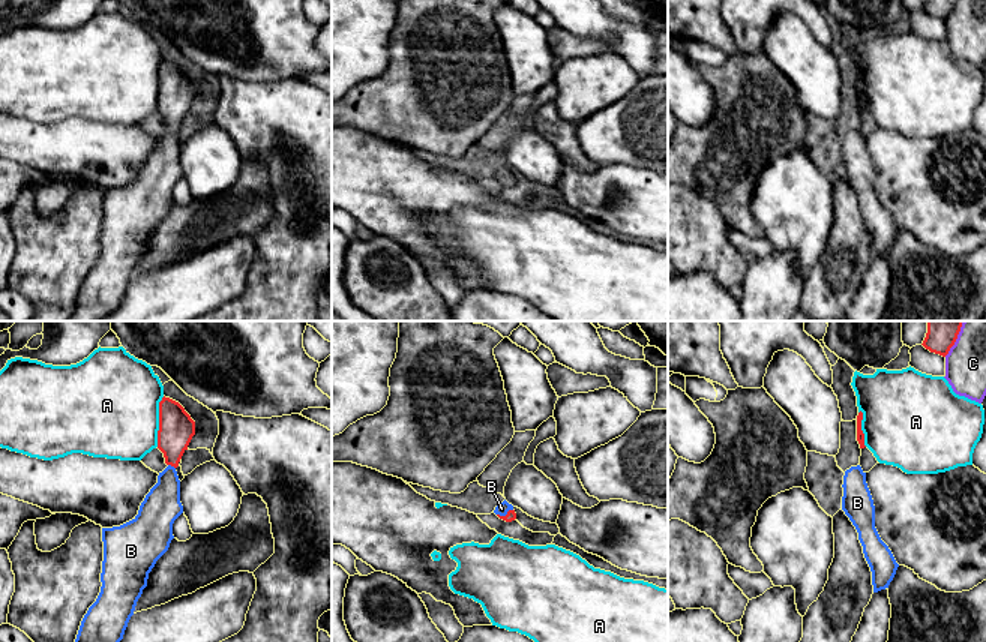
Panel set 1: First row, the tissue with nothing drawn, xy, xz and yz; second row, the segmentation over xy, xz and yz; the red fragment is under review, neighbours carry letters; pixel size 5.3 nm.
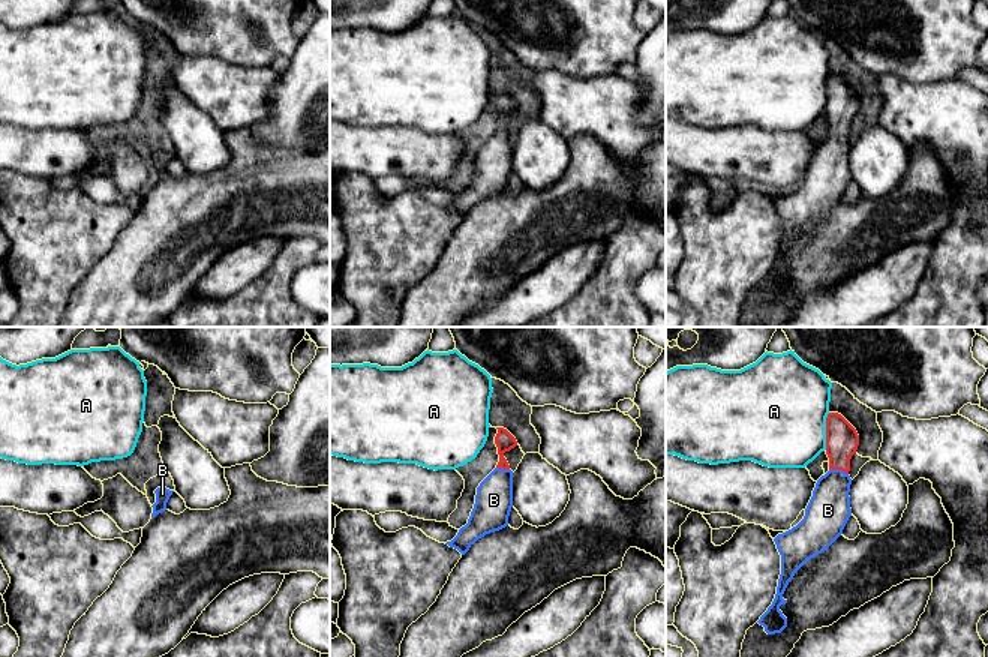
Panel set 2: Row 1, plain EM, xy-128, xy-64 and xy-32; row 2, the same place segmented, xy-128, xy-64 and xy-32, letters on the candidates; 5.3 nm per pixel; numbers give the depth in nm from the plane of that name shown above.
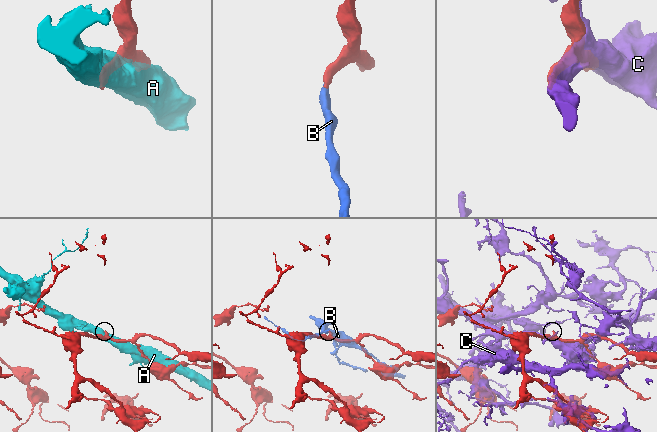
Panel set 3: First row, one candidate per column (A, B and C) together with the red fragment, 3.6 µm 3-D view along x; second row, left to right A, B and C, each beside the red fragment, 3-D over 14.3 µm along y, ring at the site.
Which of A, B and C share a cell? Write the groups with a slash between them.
A / B / C

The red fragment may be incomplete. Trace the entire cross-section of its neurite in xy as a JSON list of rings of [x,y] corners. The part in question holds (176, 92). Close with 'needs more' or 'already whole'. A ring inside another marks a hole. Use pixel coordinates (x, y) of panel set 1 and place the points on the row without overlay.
[[[170,63],[159,66],[158,112],[168,129],[146,159],[138,178],[113,192],[102,192],[104,225],[101,256],[84,279],[69,321],[101,321],[123,303],[149,237],[168,214],[173,188],[183,177],[176,132],[195,99],[195,86]]]; needs more

